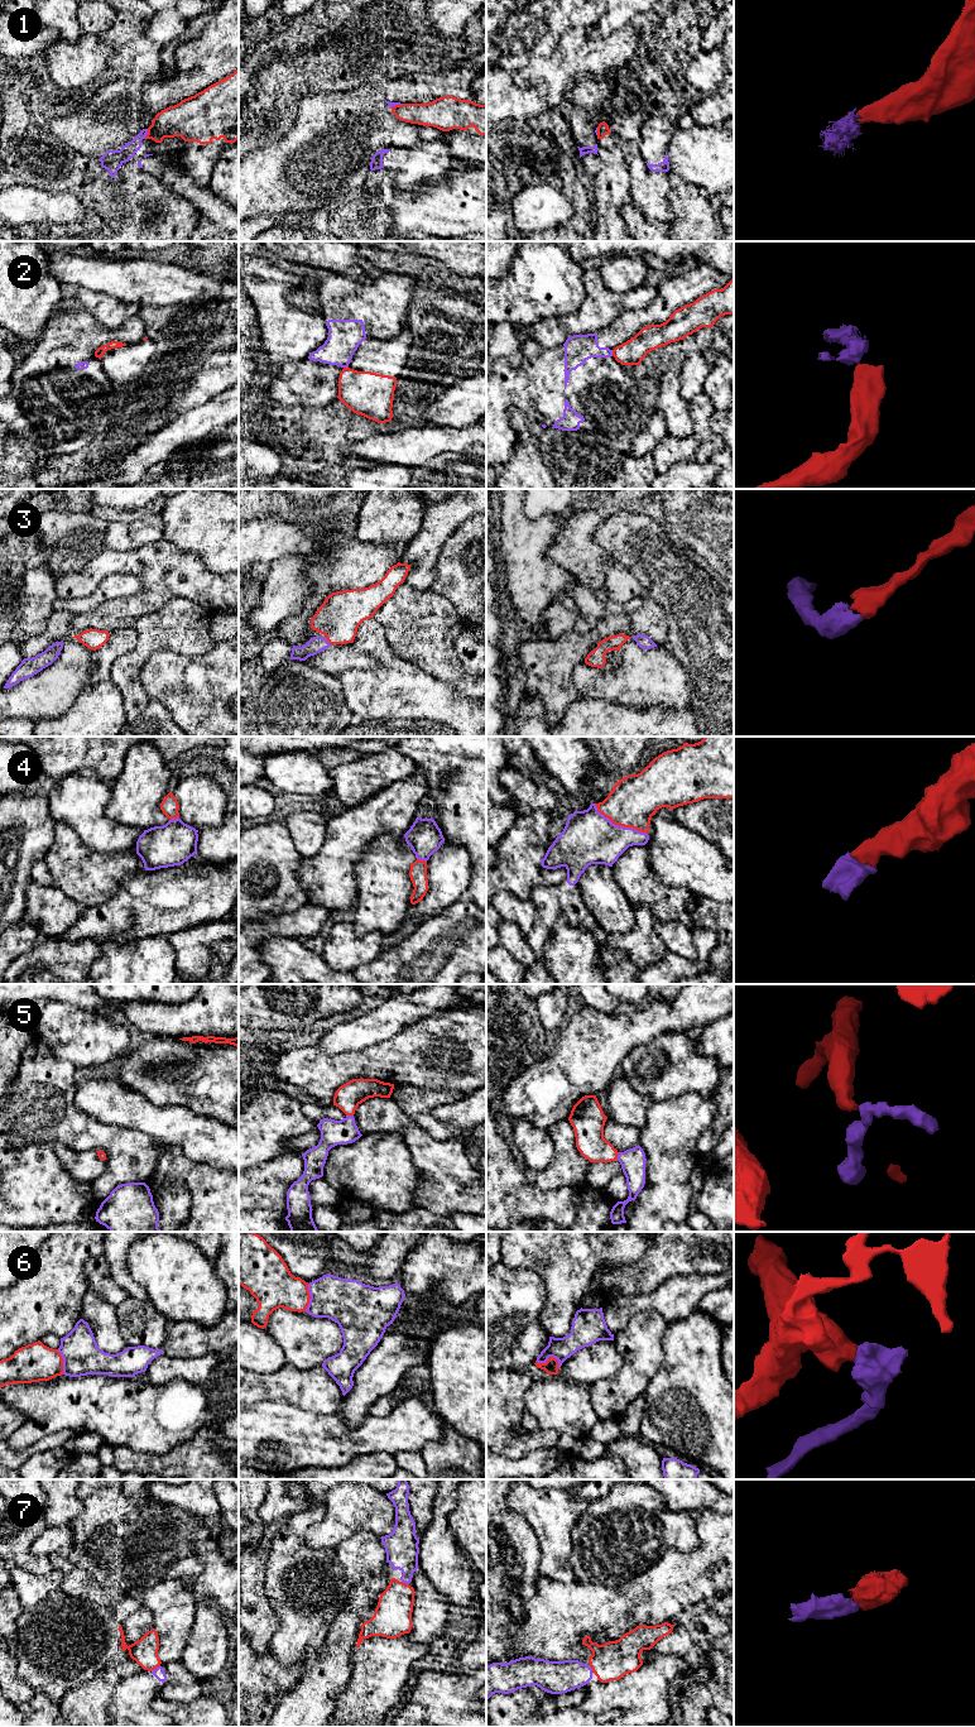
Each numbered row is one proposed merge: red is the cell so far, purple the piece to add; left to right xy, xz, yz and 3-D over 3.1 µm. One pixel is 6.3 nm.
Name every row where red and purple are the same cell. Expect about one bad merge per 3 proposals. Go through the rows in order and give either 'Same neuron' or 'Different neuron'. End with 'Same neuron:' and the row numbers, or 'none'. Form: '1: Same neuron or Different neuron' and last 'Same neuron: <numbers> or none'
1: Different neuron
2: Different neuron
3: Same neuron
4: Same neuron
5: Same neuron
6: Different neuron
7: Same neuron
Same neuron: 3, 4, 5, 7

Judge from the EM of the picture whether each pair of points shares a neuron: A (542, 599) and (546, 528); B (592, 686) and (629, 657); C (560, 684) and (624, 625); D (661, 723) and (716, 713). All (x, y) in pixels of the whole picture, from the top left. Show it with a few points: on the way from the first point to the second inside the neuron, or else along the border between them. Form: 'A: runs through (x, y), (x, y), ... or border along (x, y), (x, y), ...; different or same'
A: runs through (519, 589), (515, 585), (515, 550), (523, 542); same
B: runs through (603, 684), (608, 684), (624, 667); same
C: runs through (563, 663), (604, 625); same
D: border along (690, 705), (697, 723); different

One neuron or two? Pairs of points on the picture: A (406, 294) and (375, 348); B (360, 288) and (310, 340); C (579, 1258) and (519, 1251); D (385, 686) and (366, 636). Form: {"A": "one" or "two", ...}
{"A": "two", "B": "two", "C": "one", "D": "one"}

